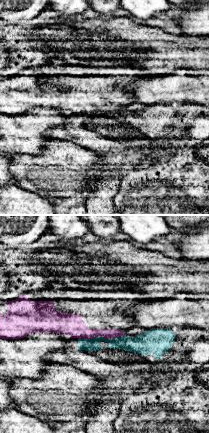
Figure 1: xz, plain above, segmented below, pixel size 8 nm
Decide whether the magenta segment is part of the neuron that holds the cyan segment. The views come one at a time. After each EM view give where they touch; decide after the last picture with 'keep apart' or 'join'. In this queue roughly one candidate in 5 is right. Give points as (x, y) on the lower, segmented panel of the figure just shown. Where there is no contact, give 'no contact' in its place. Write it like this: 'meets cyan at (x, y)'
meets cyan at (100, 337)

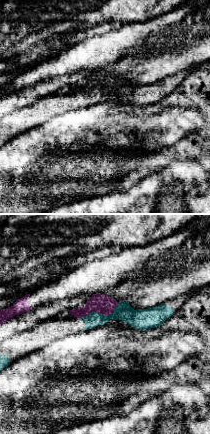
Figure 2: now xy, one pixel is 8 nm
meets cyan at (100, 313)

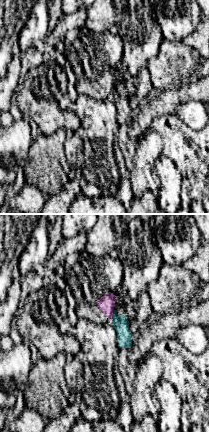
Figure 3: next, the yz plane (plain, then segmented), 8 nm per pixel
meets cyan at (113, 315)

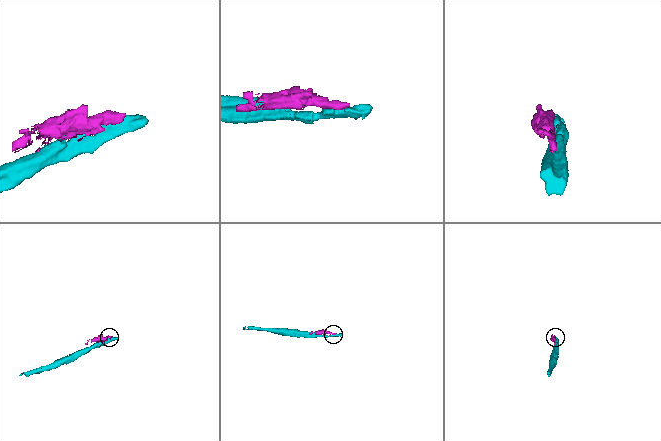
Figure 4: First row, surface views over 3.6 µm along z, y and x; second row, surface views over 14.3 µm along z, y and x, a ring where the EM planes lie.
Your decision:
keep apart

